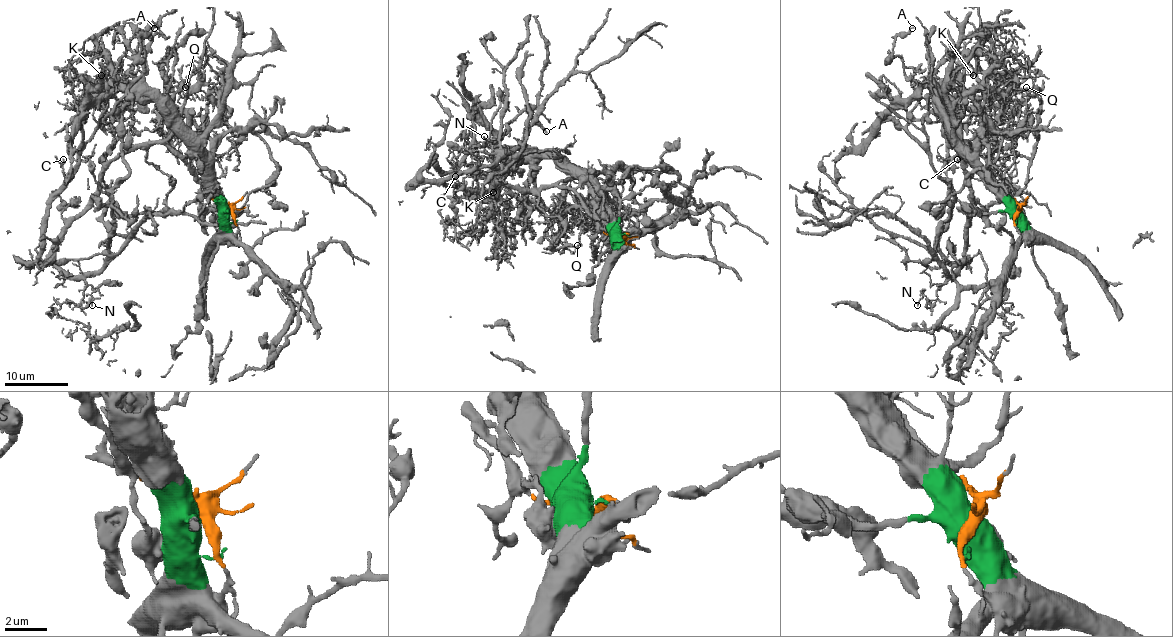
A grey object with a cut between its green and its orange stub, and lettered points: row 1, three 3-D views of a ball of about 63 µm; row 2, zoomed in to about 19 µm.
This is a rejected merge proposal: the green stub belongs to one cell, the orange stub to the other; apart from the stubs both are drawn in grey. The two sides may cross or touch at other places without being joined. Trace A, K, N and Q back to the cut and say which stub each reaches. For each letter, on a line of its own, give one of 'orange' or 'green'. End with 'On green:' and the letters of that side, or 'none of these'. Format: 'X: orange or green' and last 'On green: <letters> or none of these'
A: green
K: green
N: orange
Q: green
On green: A, K, Q

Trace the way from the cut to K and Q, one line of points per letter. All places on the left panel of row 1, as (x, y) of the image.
K: (228, 211), (226, 200), (218, 192), (212, 165), (186, 140), (183, 128), (161, 106), (106, 64), (101, 75)
Q: (228, 211), (215, 171), (193, 146), (190, 117), (172, 106), (172, 97), (185, 83), (188, 92), (185, 87)

